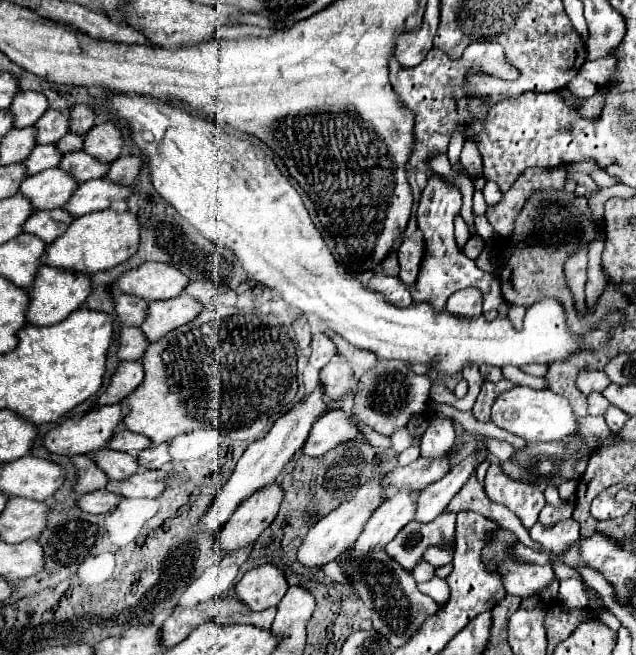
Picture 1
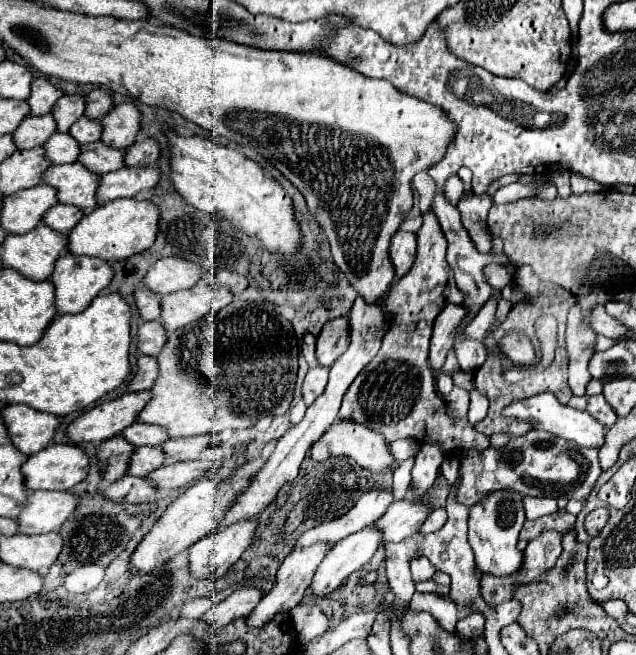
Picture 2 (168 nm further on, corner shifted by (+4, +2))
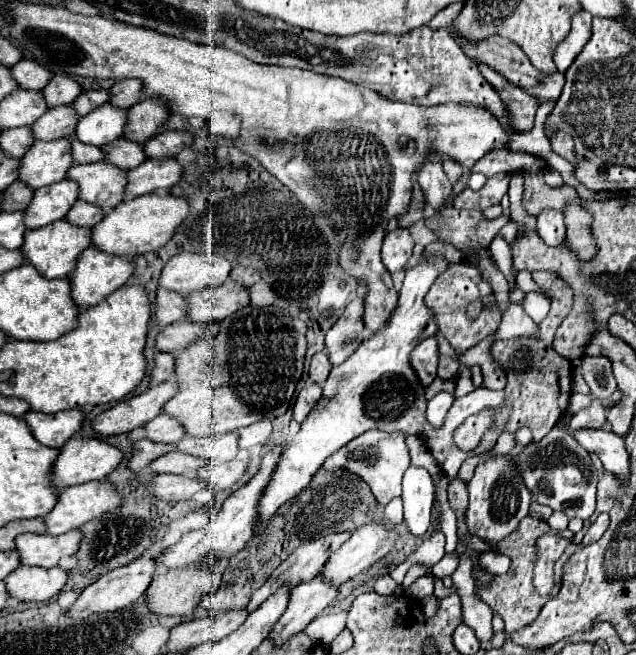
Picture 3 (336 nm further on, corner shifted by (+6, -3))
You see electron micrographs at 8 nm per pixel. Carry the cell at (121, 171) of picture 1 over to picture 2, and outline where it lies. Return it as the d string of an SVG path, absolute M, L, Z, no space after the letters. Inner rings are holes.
M145 138L127 148L125 166L151 166L157 162L159 156L161 156L161 148L159 148L157 140Z

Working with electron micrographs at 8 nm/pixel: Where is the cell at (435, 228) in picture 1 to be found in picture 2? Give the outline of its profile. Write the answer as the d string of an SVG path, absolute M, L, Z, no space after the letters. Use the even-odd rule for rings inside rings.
M423 214L423 226L417 232L417 258L413 268L393 284L385 306L395 314L391 326L383 336L377 360L373 360L349 386L343 396L339 420L359 422L375 432L381 432L387 442L399 438L417 438L419 442L435 442L441 446L445 458L455 458L463 452L483 452L491 446L489 436L475 432L467 418L451 418L443 398L433 388L433 372L427 362L431 328L437 314L447 304L461 304L463 294L455 286L453 272L445 260L447 240L435 214Z

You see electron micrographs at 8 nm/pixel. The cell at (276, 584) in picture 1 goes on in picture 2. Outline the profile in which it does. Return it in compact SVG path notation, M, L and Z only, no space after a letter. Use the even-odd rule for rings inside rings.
M239 588L227 600L210 608L201 619L213 628L227 626L237 618L245 618L253 612L257 602L261 600L261 592L257 588Z

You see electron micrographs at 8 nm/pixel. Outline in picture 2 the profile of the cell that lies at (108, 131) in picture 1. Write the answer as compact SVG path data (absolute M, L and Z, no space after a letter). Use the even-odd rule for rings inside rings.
M117 104L101 118L103 142L115 148L129 148L141 130L141 110L135 104Z

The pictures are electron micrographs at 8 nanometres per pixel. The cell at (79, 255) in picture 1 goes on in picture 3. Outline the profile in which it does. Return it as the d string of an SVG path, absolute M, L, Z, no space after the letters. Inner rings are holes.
M149 193L143 197L125 199L91 229L91 243L107 255L143 255L163 247L169 241L173 229L181 225L185 215L189 215L189 205L185 203L185 199L177 199L171 195Z

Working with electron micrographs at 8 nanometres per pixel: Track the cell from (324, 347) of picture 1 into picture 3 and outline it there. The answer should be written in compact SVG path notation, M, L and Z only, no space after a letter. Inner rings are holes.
M357 297L347 305L343 315L325 335L325 349L331 365L343 363L363 339L363 299Z

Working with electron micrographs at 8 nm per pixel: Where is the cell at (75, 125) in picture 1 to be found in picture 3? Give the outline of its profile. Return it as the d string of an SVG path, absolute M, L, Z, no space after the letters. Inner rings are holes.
M121 81L121 83L115 83L111 89L109 89L109 103L113 107L119 107L119 109L129 109L131 105L135 105L137 101L141 101L141 83L137 81Z

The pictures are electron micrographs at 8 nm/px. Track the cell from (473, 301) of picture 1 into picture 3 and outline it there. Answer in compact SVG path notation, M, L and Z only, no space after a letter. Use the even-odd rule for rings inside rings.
M431 335L425 341L421 341L411 355L413 369L417 371L417 377L421 379L421 383L425 383L425 387L437 377L437 361L439 361L439 343L437 335Z

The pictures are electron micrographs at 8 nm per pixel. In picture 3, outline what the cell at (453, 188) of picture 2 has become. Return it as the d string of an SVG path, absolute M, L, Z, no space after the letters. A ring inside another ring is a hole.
M445 159L443 167L445 167L445 175L447 175L449 181L455 185L455 183L461 179L461 175L463 175L463 167L457 167L457 163L449 163L449 159Z

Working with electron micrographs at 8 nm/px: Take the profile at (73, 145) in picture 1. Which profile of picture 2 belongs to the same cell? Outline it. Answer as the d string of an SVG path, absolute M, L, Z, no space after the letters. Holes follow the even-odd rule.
M81 116L81 118L71 126L71 130L69 130L69 134L71 134L77 142L81 142L81 144L101 140L101 132L103 132L101 122L99 122L99 120L91 120L91 118L87 118L87 116Z

